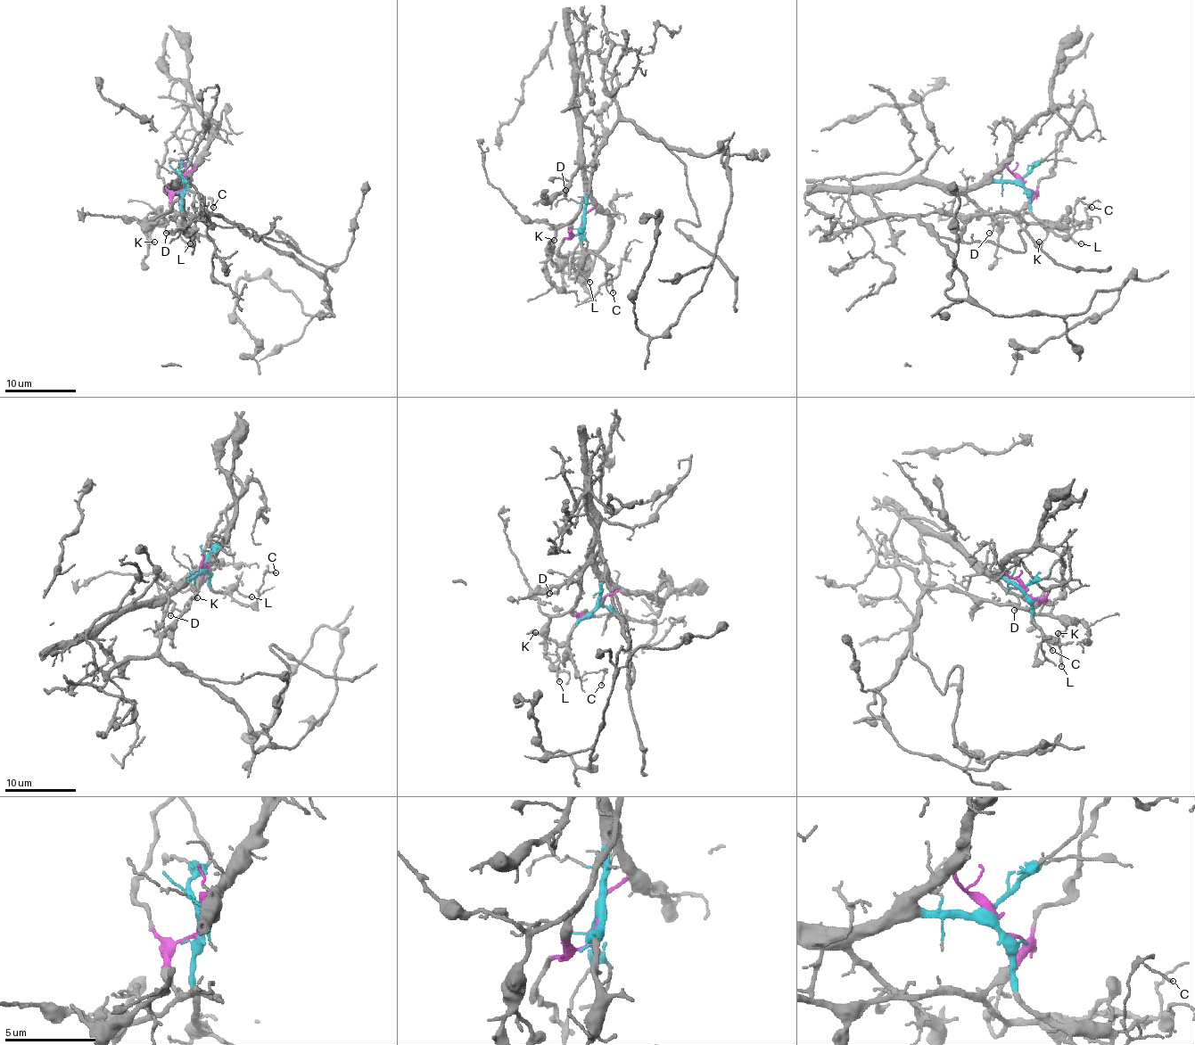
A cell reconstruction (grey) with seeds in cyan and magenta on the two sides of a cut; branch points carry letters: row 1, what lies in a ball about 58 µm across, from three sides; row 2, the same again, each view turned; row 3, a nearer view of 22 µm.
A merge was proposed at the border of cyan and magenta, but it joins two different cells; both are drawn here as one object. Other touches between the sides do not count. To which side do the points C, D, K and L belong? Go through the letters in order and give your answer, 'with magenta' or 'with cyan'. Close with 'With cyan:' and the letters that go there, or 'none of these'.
C: with cyan
D: with cyan
K: with magenta
L: with cyan
With cyan: C, D, L

